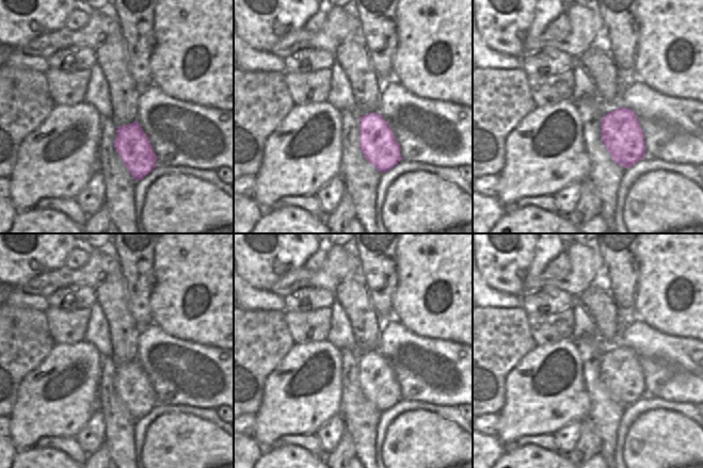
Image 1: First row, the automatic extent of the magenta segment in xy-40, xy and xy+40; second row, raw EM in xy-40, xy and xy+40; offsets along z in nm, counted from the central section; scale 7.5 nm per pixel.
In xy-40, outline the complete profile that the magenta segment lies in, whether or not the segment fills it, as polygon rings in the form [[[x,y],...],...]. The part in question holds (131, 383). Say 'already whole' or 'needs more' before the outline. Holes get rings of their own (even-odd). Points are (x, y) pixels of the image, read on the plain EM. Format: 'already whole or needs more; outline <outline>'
already whole; outline [[[138,360],[116,367],[114,387],[137,420],[157,405],[153,385]]]

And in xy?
already whole; outline [[[376,351],[360,356],[360,387],[380,411],[386,411],[402,399],[400,385],[389,364]]]

